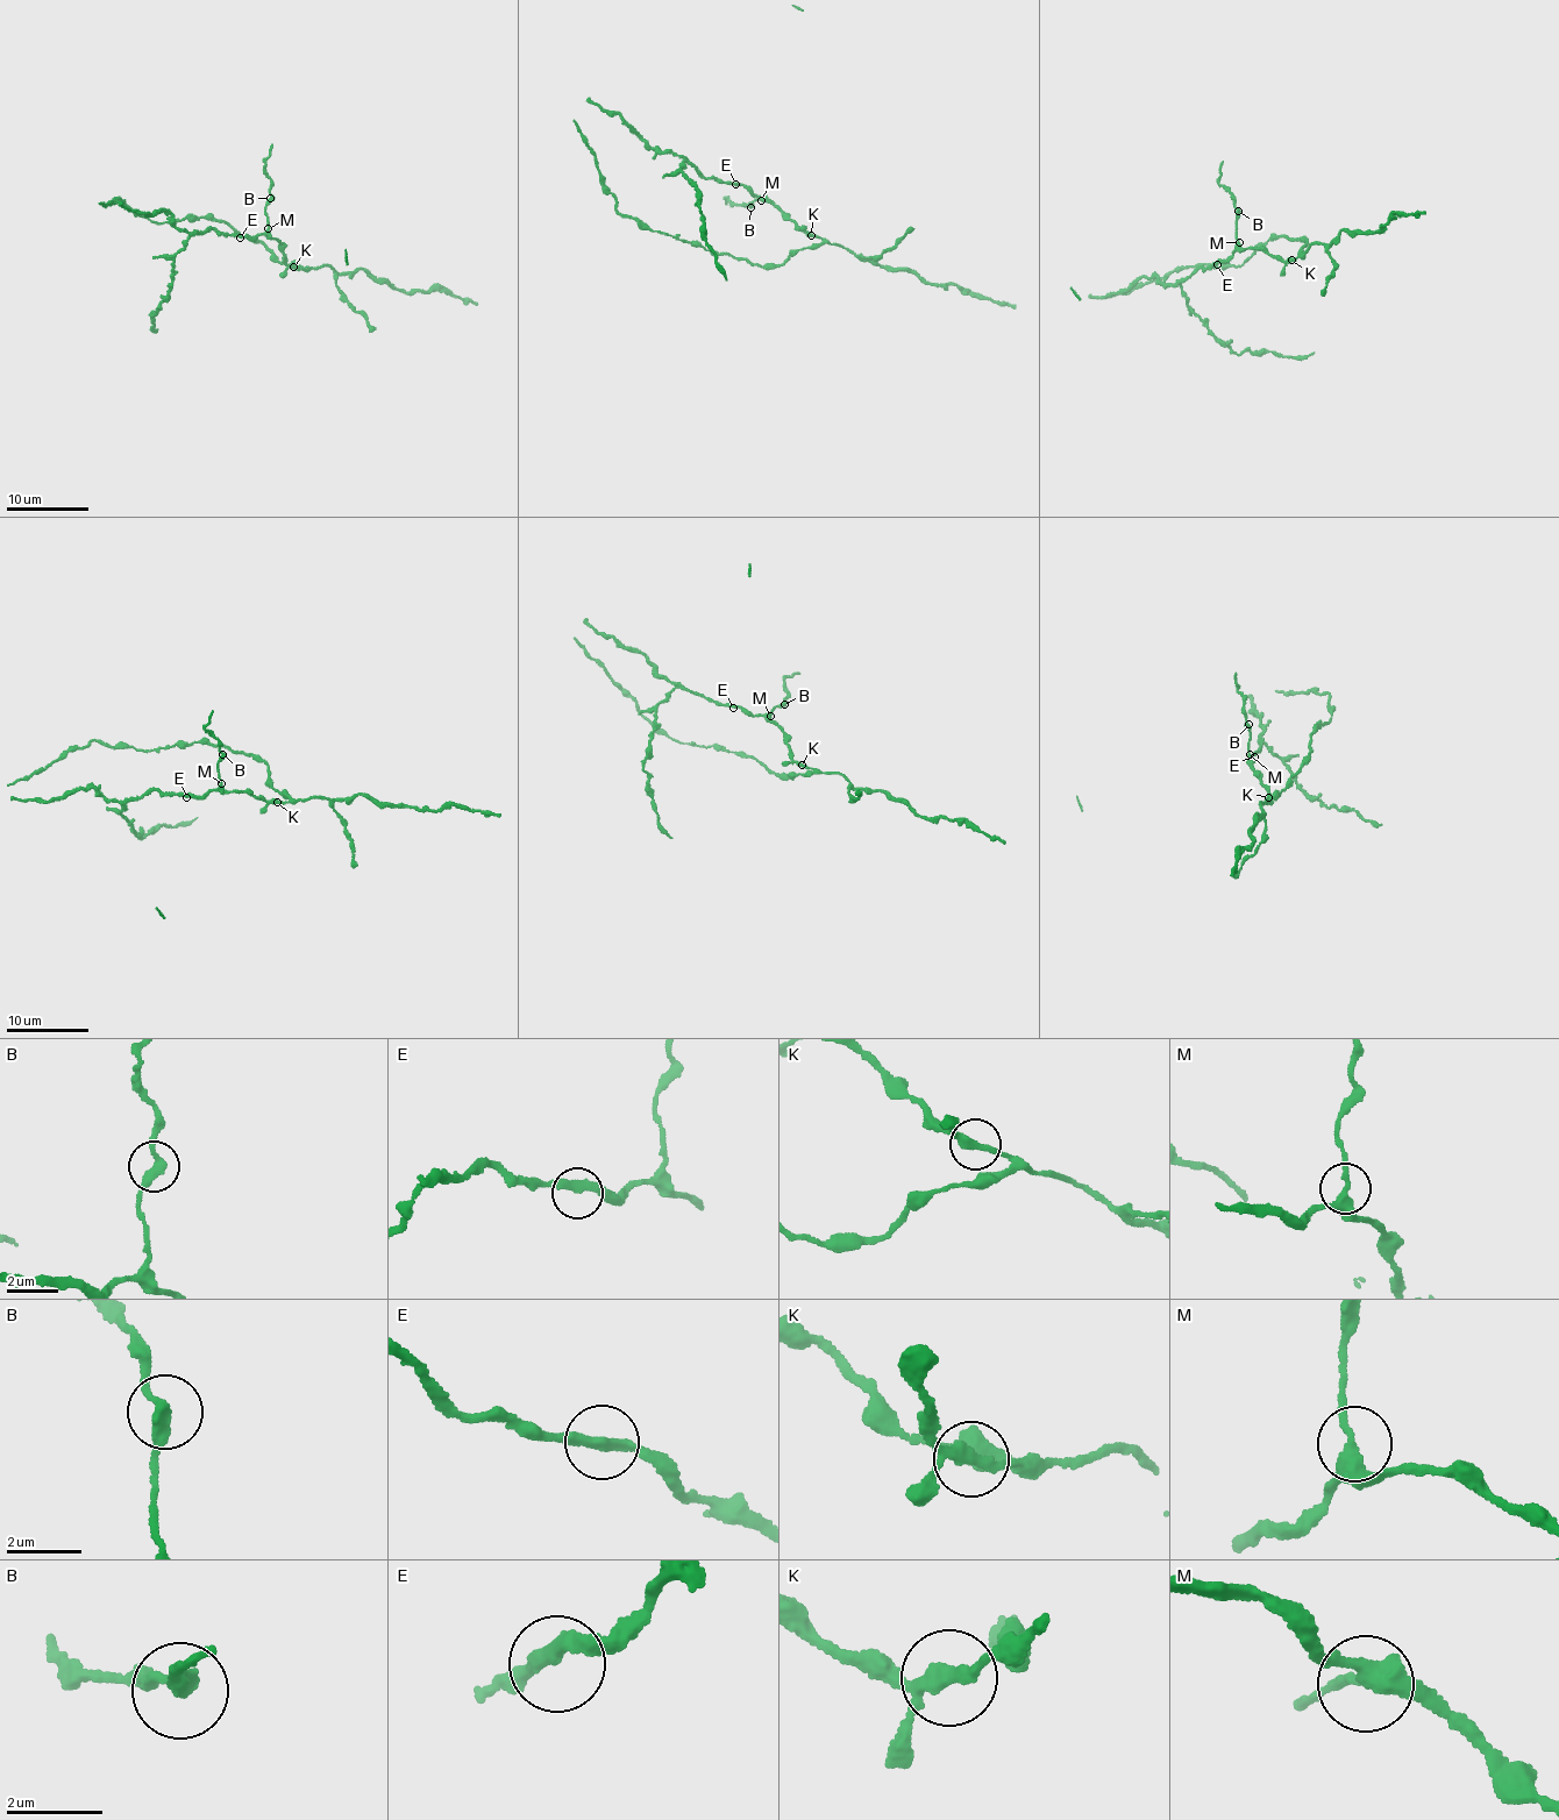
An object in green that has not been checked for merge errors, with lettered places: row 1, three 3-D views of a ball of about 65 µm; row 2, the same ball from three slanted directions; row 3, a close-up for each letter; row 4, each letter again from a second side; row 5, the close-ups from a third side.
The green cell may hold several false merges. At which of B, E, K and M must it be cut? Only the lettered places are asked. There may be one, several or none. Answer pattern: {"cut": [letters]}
{"cut": []}

